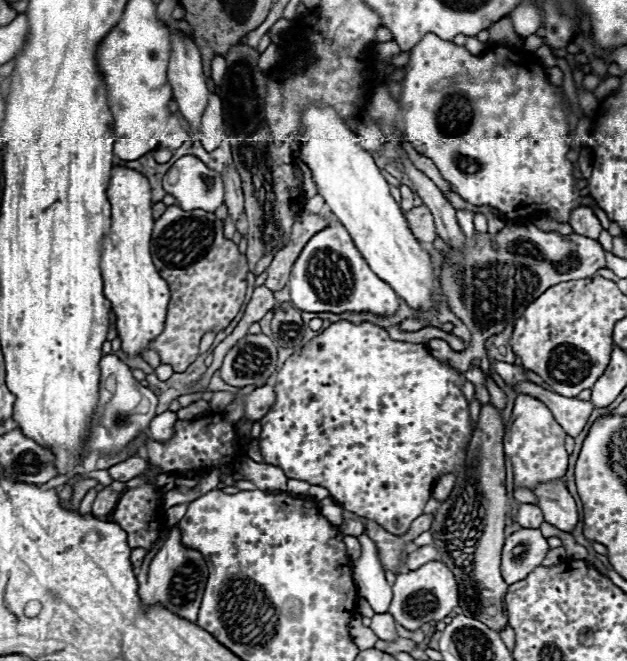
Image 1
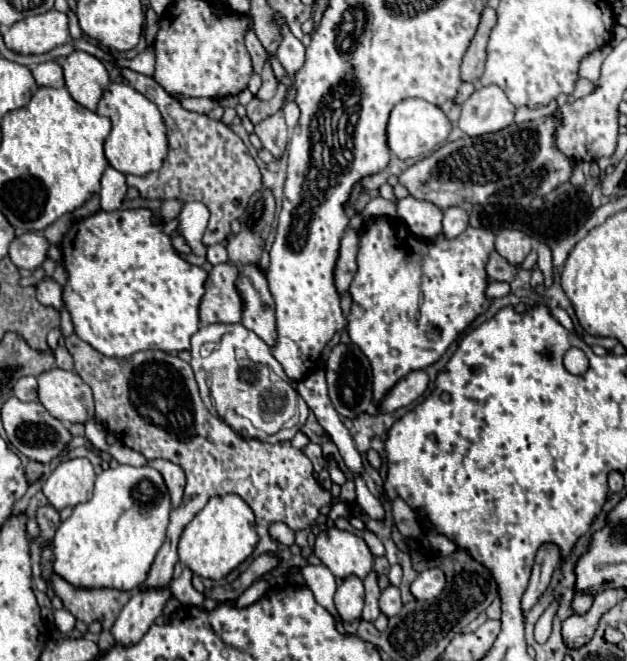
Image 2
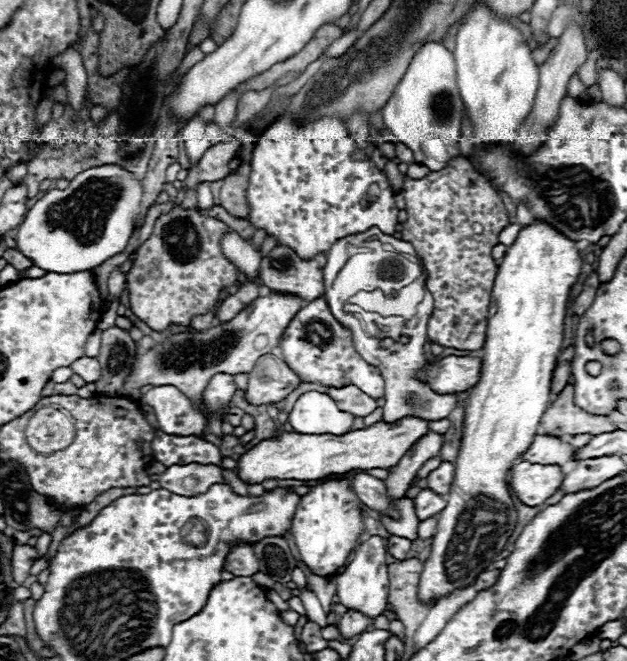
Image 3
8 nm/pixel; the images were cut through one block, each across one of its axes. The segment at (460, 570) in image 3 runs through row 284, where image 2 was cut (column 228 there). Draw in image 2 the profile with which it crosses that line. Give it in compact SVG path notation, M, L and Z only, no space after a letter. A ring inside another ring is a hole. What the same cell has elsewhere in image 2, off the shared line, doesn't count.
M224 494L210 498L208 504L184 528L178 544L178 556L184 566L202 578L220 580L240 562L244 562L256 548L258 534L252 508L238 494Z

